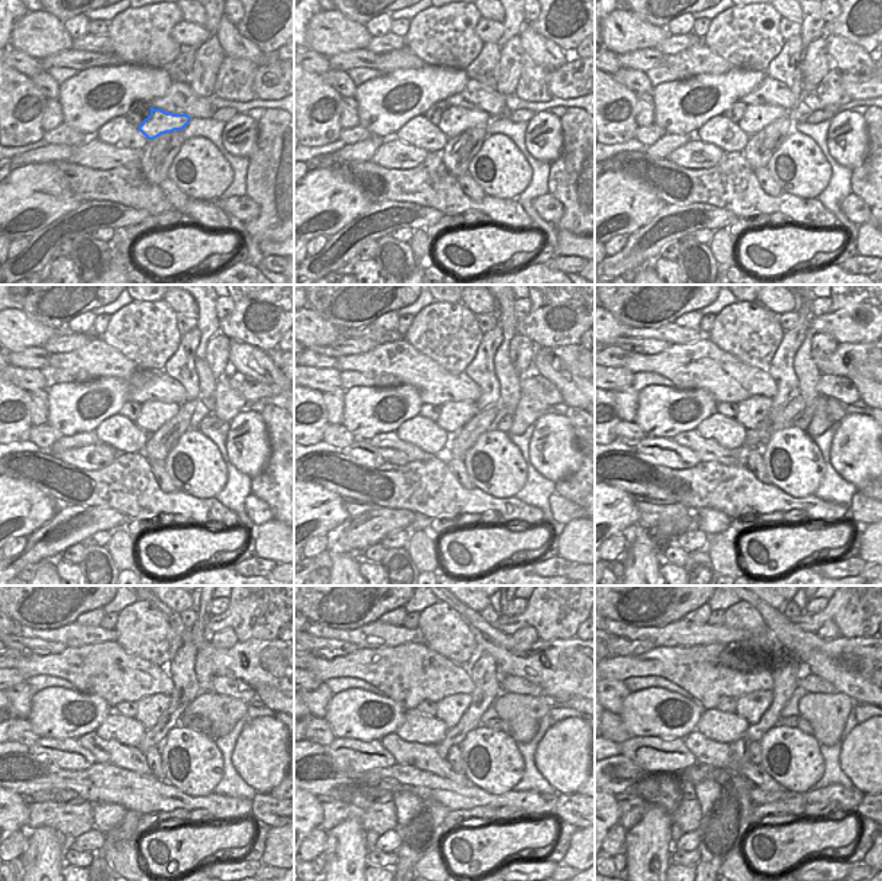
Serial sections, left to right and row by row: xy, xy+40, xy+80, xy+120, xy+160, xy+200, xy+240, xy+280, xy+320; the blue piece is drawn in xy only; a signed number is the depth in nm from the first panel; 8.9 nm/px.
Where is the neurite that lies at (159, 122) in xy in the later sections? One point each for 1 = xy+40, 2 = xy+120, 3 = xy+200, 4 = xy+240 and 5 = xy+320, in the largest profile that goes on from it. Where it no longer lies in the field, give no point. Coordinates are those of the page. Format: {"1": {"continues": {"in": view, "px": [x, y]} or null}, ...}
{"1": {"continues": {"in": "xy+40", "px": [454, 121]}}, "2": {"continues": {"in": "xy+120", "px": [153, 414]}}, "3": {"continues": {"in": "xy+200", "px": [751, 411]}}, "4": {"continues": {"in": "xy+240", "px": [149, 709]}}, "5": {"continues": {"in": "xy+320", "px": [751, 707]}}}

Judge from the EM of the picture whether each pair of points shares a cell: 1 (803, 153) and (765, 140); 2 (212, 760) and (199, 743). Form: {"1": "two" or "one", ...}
{"1": "two", "2": "one"}

